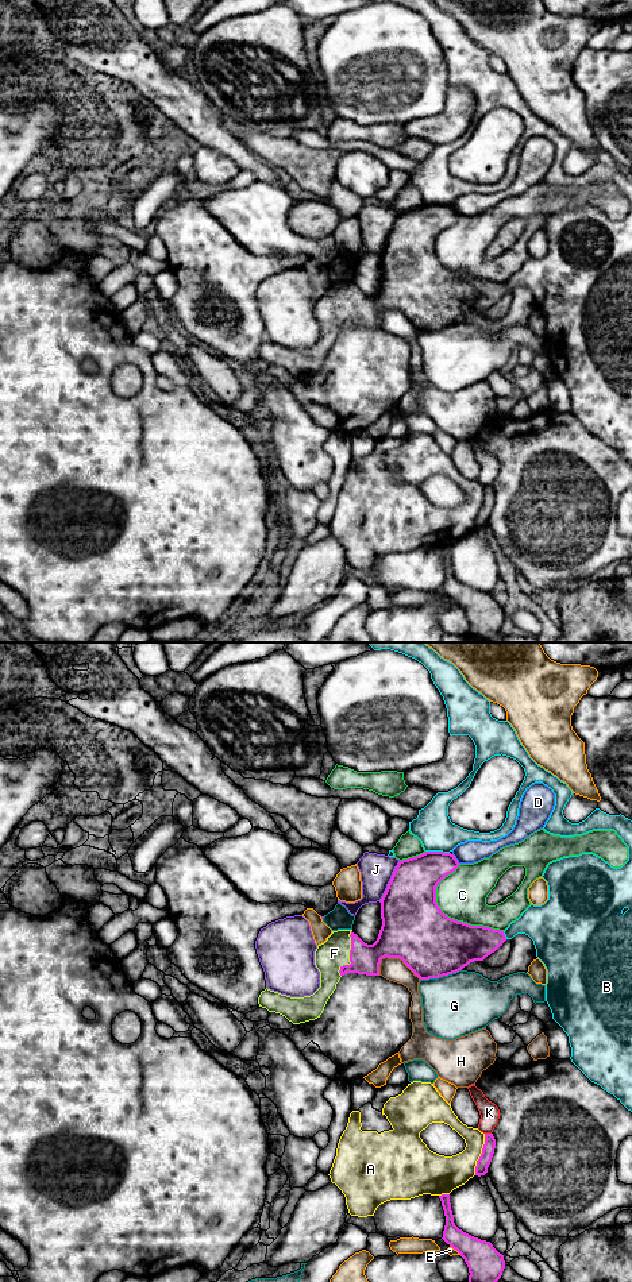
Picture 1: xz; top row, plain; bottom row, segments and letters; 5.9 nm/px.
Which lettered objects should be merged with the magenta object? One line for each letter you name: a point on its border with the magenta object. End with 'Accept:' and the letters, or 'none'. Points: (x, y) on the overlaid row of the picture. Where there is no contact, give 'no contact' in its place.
F: contact xz (350, 956)
Accept: F

